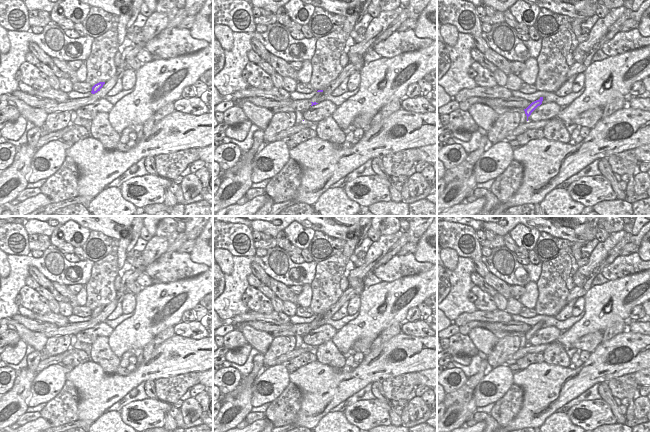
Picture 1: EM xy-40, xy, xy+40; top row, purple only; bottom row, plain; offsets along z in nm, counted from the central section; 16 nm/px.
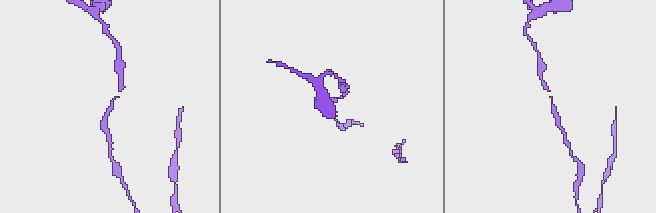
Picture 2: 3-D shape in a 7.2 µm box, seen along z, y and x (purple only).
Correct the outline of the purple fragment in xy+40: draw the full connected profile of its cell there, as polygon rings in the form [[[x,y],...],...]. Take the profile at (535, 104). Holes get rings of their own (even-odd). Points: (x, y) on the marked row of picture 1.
[[[540,97],[539,100],[536,100],[534,102],[532,102],[526,109],[524,109],[525,114],[527,116],[527,121],[528,121],[528,117],[531,115],[531,113],[542,104],[543,101],[543,97]]]

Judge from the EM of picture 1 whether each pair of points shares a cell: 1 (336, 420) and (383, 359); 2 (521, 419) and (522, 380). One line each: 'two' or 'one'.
1: two
2: one

